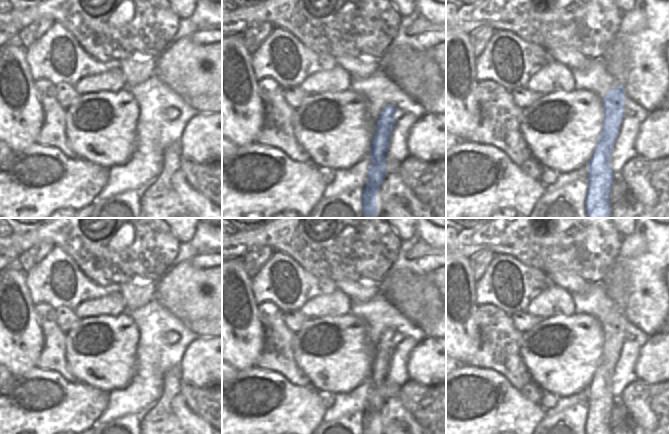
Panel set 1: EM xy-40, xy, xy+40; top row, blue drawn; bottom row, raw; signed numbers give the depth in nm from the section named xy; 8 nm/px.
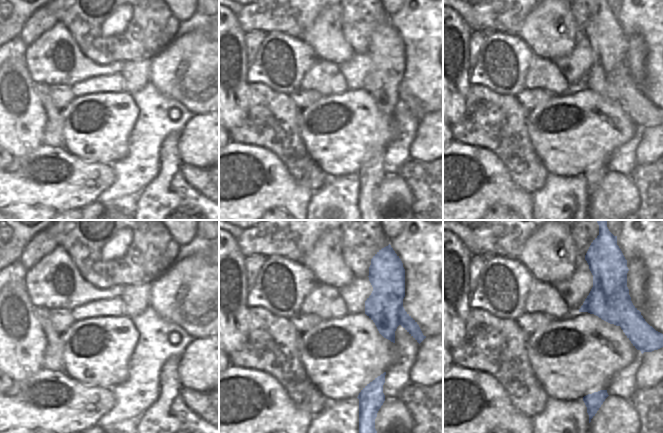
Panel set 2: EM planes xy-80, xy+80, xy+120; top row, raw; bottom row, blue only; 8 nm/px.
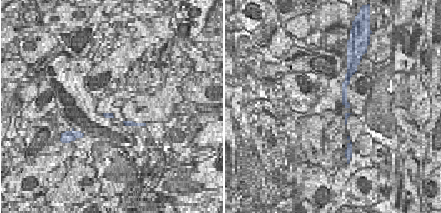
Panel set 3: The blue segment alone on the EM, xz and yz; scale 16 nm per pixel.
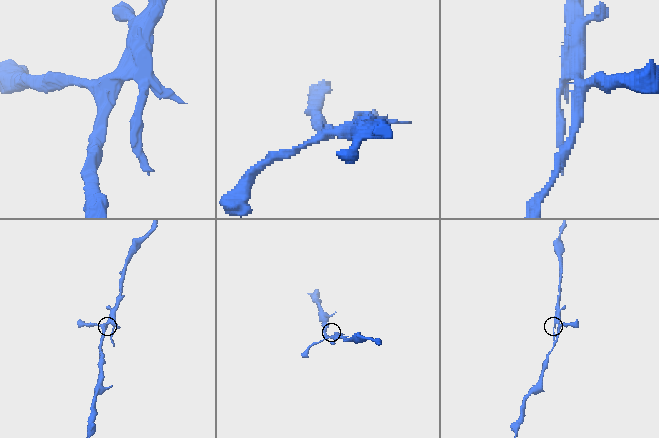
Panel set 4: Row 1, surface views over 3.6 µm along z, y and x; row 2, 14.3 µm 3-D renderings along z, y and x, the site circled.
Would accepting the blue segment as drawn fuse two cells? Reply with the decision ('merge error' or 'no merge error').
no merge error

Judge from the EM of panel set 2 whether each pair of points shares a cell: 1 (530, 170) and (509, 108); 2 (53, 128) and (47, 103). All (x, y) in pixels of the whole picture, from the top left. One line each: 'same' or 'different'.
1: same
2: same

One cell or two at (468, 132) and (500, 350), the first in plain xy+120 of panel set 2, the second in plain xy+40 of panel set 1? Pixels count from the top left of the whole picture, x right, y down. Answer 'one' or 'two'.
one

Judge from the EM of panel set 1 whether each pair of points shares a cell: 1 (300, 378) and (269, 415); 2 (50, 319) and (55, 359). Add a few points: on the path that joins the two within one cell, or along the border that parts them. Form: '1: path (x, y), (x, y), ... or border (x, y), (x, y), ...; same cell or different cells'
1: border (274, 372), (280, 373), (295, 385), (310, 386); different cells
2: path (50, 329), (54, 338), (54, 349); same cell

